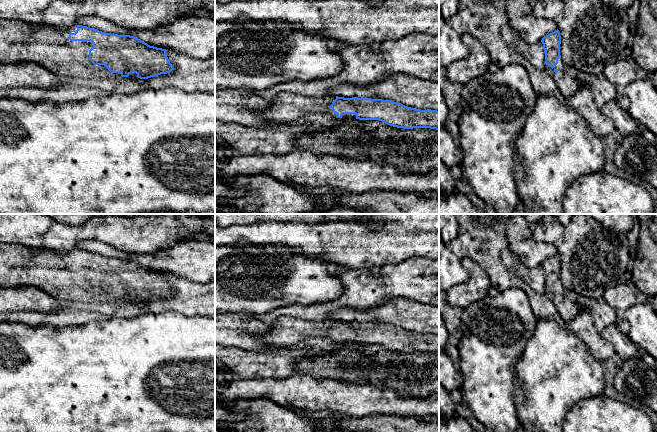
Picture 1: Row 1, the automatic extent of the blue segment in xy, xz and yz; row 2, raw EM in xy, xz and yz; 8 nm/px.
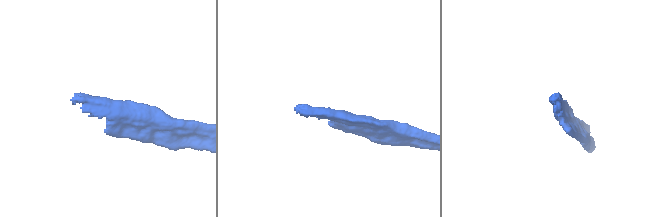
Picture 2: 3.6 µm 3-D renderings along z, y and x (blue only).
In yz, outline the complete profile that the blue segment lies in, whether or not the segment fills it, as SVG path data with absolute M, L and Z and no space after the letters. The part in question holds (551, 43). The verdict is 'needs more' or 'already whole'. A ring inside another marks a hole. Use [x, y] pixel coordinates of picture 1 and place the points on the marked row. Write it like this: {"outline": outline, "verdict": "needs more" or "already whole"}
{"outline": "M556 31L544 36L541 40L545 53L543 69L554 80L557 90L565 99L571 97L579 89L575 78L565 72L565 64L560 55L561 36Z", "verdict": "needs more"}

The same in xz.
{"outline": "M281 92L271 99L271 105L260 115L275 122L299 121L307 114L327 114L335 118L379 120L390 126L439 130L439 111L407 107L391 100L344 98L333 95L306 97Z", "verdict": "needs more"}

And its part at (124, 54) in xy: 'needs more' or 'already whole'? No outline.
needs more

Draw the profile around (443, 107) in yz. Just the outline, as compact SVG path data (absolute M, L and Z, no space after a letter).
M439 90L439 126L446 126L448 122L449 107L447 101Z

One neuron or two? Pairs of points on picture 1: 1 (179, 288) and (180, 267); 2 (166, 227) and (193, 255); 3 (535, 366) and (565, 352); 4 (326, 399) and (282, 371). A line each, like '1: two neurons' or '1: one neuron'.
1: two neurons
2: two neurons
3: one neuron
4: two neurons

